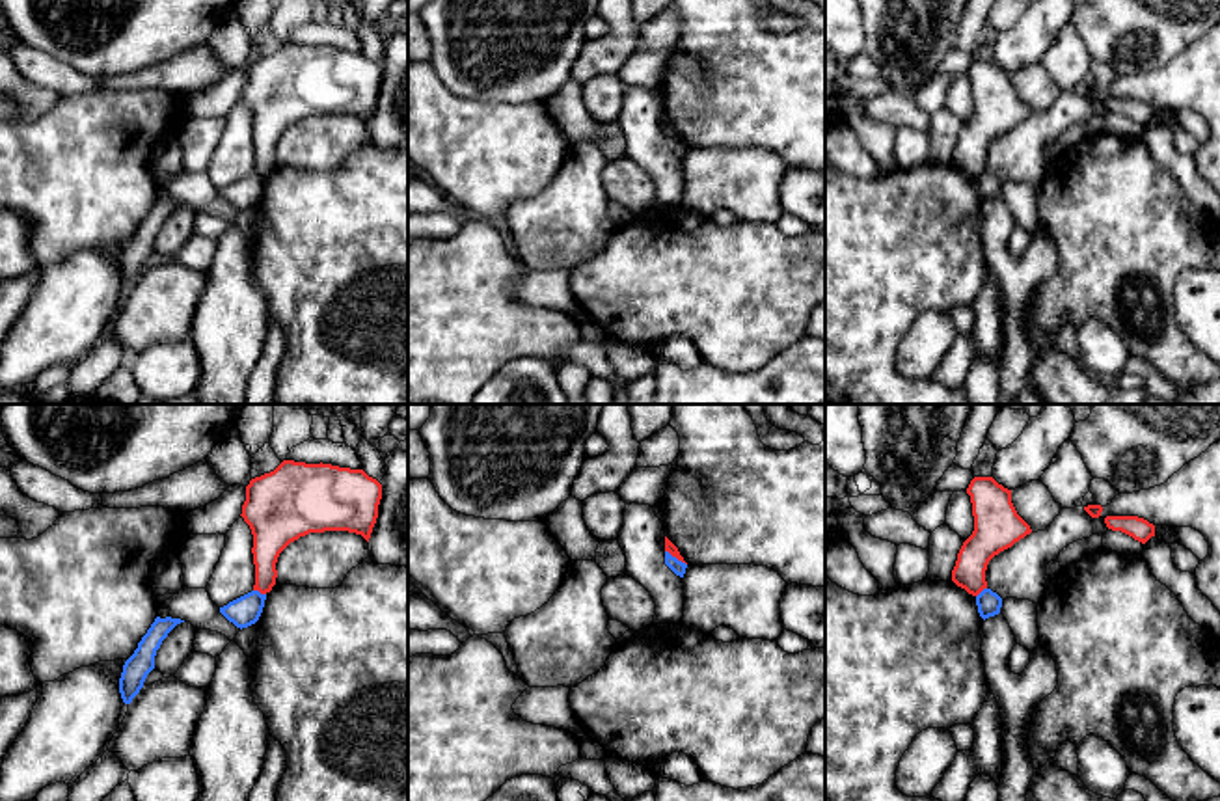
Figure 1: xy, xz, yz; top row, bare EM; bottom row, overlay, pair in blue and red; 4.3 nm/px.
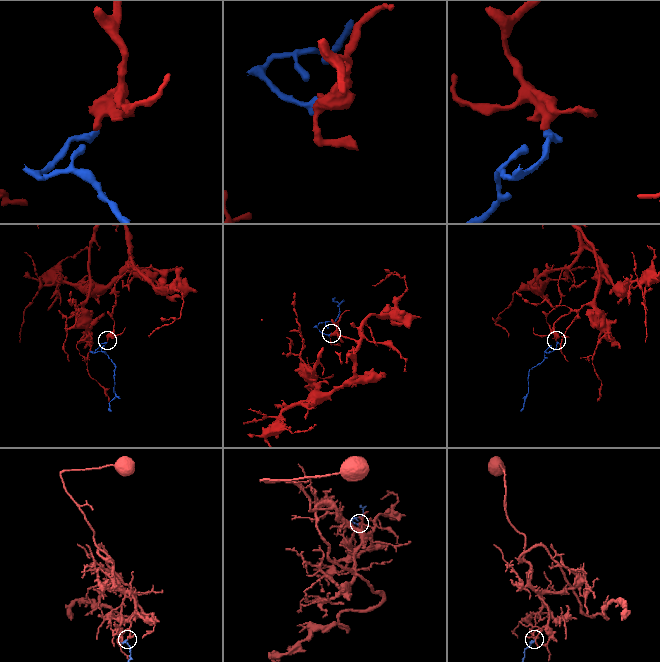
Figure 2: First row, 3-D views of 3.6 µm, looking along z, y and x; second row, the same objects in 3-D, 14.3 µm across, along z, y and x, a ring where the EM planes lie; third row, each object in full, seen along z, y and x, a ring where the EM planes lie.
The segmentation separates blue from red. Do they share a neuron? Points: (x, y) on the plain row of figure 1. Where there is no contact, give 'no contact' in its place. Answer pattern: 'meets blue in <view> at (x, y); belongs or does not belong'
meets blue in xz at (675, 140); does not belong

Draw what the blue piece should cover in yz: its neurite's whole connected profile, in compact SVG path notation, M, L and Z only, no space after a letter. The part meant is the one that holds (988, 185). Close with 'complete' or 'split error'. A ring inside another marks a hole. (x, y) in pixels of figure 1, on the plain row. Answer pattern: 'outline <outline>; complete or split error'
outline M983 171L976 179L976 188L978 188L980 199L985 203L985 201L1000 196L1002 181L996 175L993 175L991 171Z; complete

